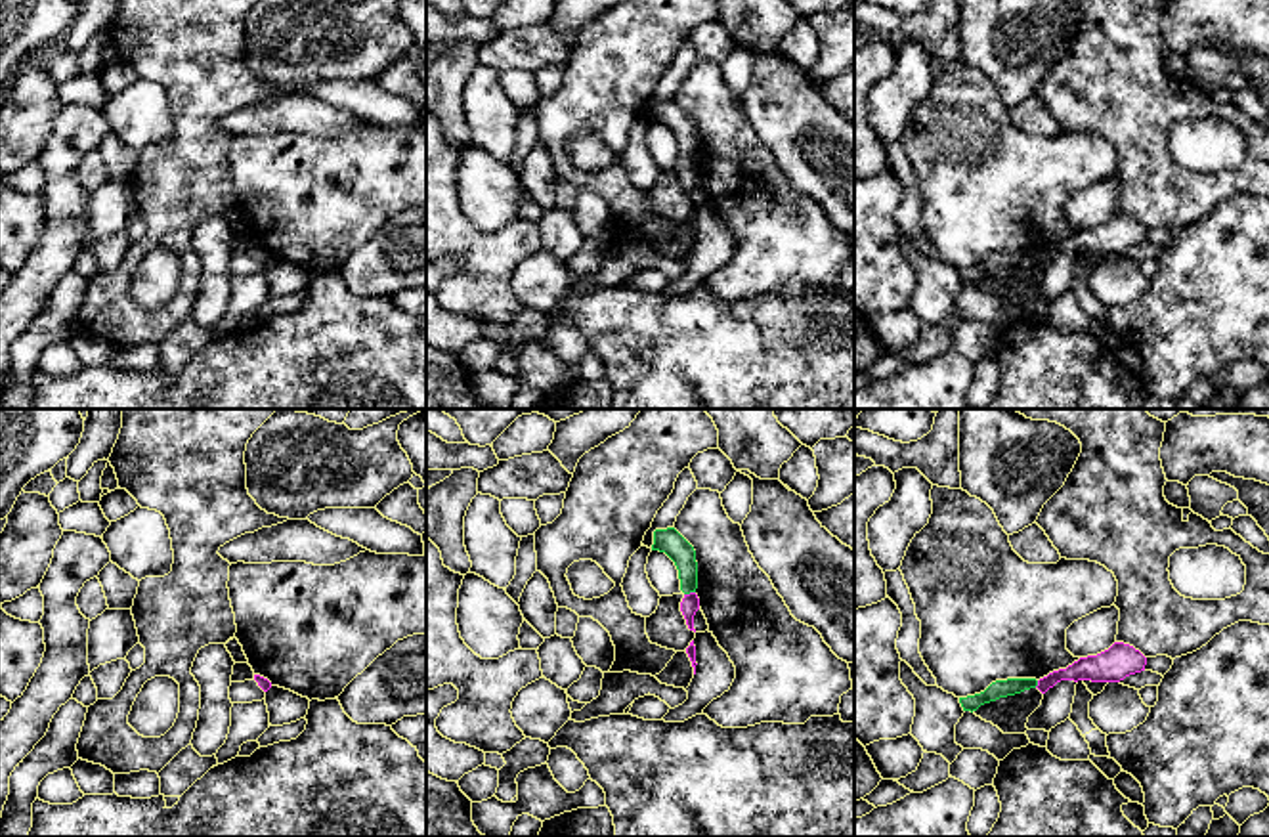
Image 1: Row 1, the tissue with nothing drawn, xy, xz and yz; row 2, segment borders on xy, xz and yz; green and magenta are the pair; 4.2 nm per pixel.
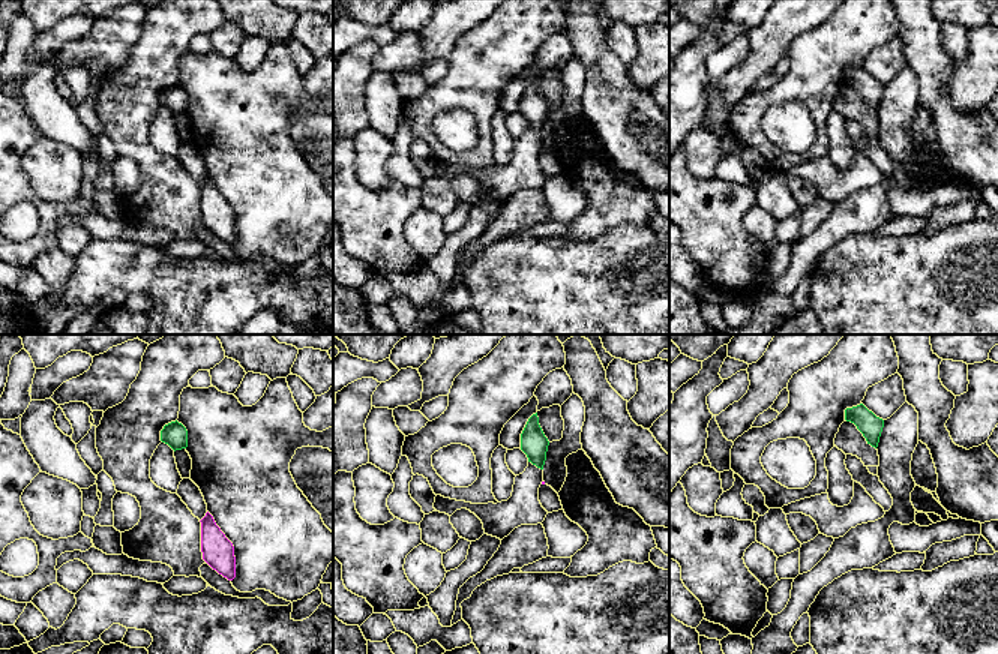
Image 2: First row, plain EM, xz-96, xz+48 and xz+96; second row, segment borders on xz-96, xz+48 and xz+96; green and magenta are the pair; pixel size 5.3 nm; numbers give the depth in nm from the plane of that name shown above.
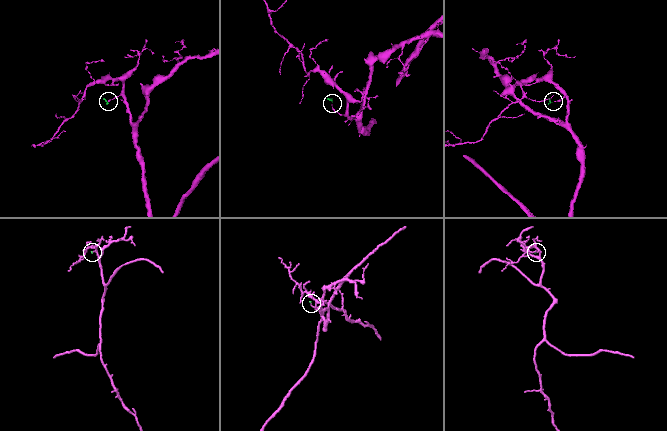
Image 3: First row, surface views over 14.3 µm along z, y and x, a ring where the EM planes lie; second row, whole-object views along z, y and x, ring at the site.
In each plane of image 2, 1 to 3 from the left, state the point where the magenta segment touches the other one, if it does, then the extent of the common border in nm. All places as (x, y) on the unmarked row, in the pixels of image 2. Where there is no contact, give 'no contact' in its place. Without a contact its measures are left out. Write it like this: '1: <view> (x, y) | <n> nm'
1: no contact
2: no contact
3: no contact

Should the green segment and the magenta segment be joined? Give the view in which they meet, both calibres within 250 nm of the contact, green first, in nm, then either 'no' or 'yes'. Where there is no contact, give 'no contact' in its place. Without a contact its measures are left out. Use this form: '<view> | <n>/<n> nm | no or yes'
xz | 110/80 nm | yes

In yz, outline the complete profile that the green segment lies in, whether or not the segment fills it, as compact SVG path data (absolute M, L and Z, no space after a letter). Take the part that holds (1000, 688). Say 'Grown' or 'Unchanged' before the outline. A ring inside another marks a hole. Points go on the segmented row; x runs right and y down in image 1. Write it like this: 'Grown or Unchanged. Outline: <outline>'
Grown. Outline: M1114 642L1108 650L1080 657L1066 669L1049 673L1036 678L1007 678L992 682L984 692L959 698L963 711L977 711L980 705L996 701L1000 698L1015 696L1030 688L1038 688L1045 694L1061 680L1091 680L1091 682L1120 682L1129 675L1145 671L1147 657L1129 644Z

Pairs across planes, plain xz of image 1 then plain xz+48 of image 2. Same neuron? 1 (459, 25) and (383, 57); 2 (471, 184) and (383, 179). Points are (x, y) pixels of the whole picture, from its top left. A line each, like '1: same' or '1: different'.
1: different
2: same

